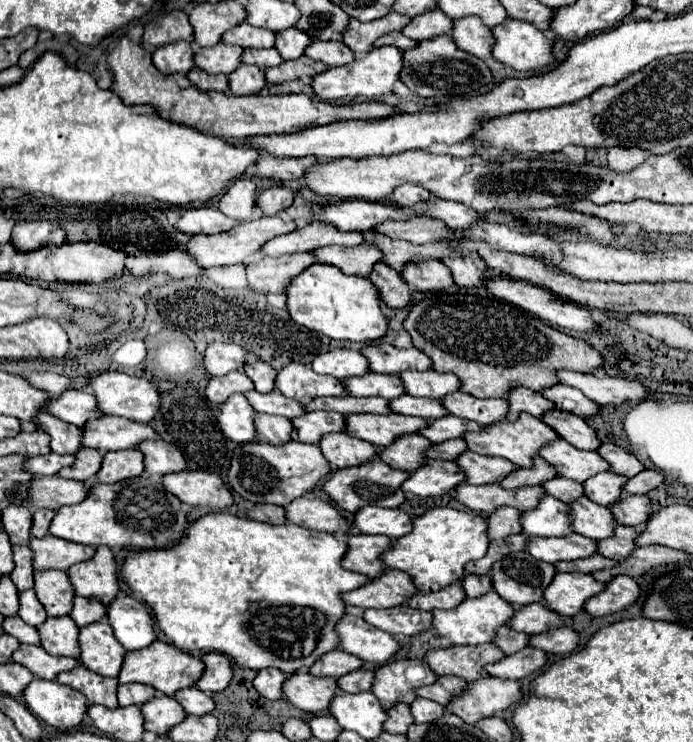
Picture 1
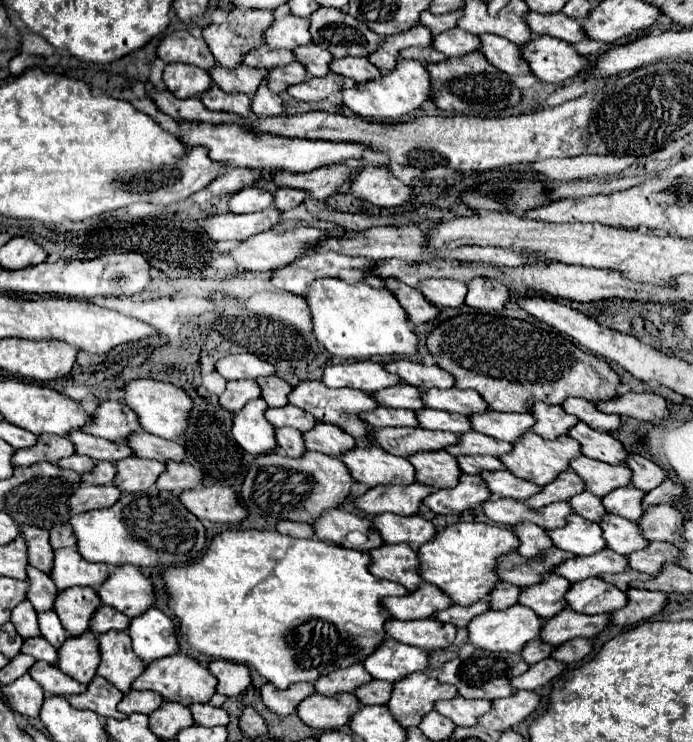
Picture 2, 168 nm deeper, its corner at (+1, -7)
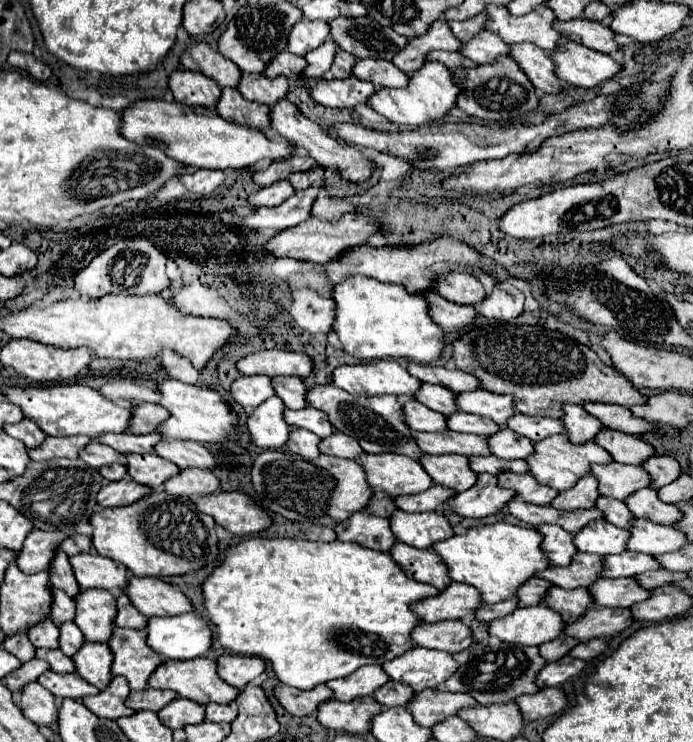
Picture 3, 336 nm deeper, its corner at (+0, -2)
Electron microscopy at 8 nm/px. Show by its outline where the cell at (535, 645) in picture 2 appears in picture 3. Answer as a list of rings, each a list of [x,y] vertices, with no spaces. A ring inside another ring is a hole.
[[[561,635],[561,637],[557,637],[557,639],[553,639],[553,641],[545,643],[545,645],[541,645],[539,649],[541,649],[543,659],[555,661],[555,659],[565,657],[577,643],[579,643],[579,641],[573,639],[573,637],[569,637],[569,635]]]

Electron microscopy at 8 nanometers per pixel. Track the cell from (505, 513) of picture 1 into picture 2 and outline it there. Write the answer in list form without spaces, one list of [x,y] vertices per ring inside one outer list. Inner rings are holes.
[[[520,522],[512,530],[514,530],[516,538],[520,540],[516,552],[524,558],[534,558],[538,552],[552,546],[550,540],[546,540],[546,530],[542,530],[540,526],[536,526],[532,522]]]

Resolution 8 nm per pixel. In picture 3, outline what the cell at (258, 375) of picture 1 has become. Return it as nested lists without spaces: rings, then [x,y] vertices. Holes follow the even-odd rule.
[[[273,377],[273,387],[275,393],[283,399],[287,409],[305,409],[307,401],[307,387],[303,385],[303,381],[299,377]]]

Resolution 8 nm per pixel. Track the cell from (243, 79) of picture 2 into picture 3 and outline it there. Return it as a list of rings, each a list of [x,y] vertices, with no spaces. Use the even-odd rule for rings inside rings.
[[[243,73],[243,79],[237,89],[245,95],[247,101],[257,101],[257,103],[273,107],[277,101],[285,99],[289,85],[287,85],[287,79],[283,79],[283,77],[267,79],[265,75]]]

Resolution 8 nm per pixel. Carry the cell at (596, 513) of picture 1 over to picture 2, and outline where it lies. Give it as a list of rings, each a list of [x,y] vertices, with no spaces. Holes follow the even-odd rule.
[[[606,512],[598,524],[602,528],[602,538],[606,540],[606,548],[618,554],[626,556],[648,544],[646,538],[640,534],[640,528],[622,516],[614,516]]]

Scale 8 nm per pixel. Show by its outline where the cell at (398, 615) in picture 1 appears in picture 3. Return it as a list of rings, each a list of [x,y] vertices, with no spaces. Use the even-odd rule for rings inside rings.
[[[465,621],[421,623],[413,631],[413,641],[419,647],[437,649],[445,653],[459,653],[473,643],[473,633]]]

